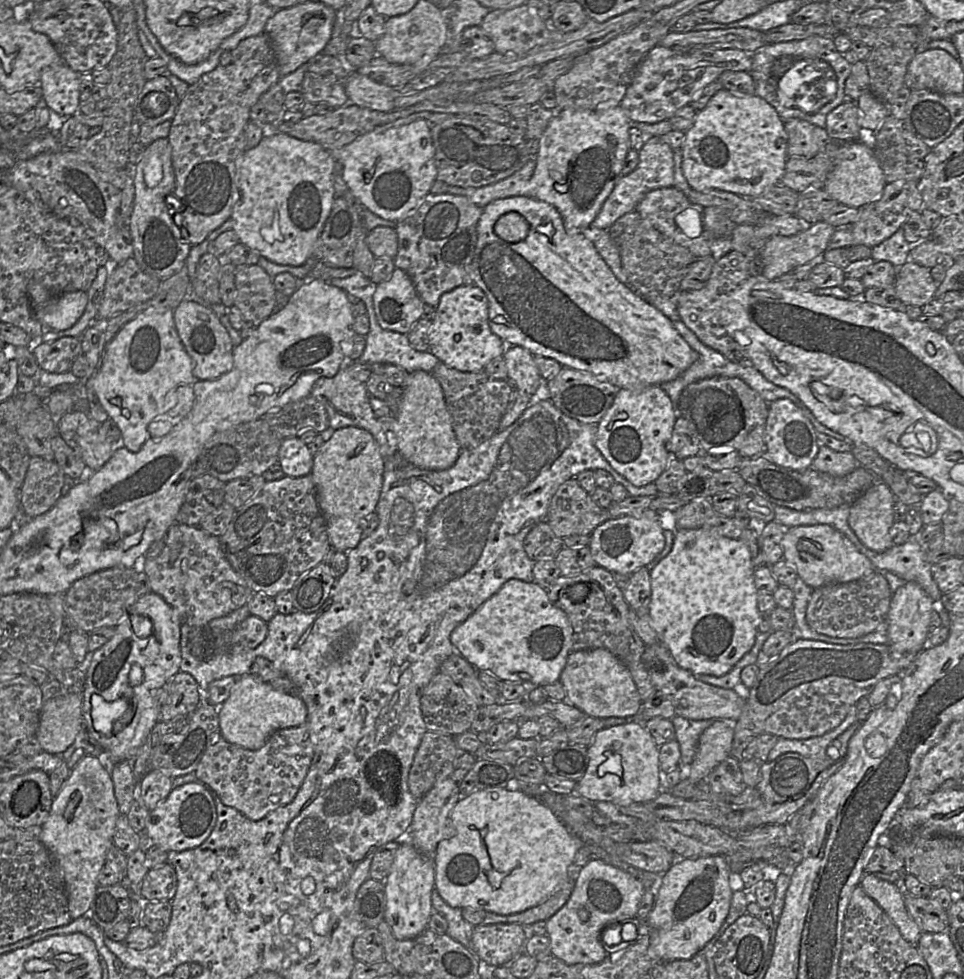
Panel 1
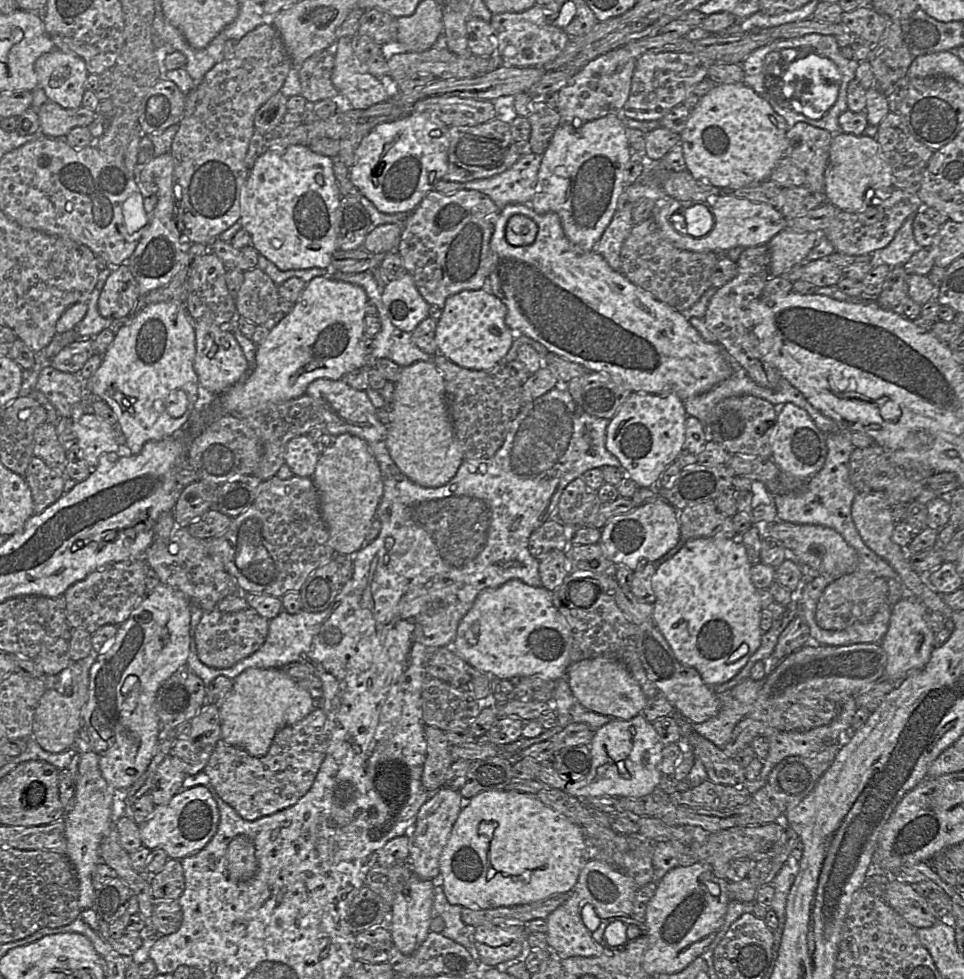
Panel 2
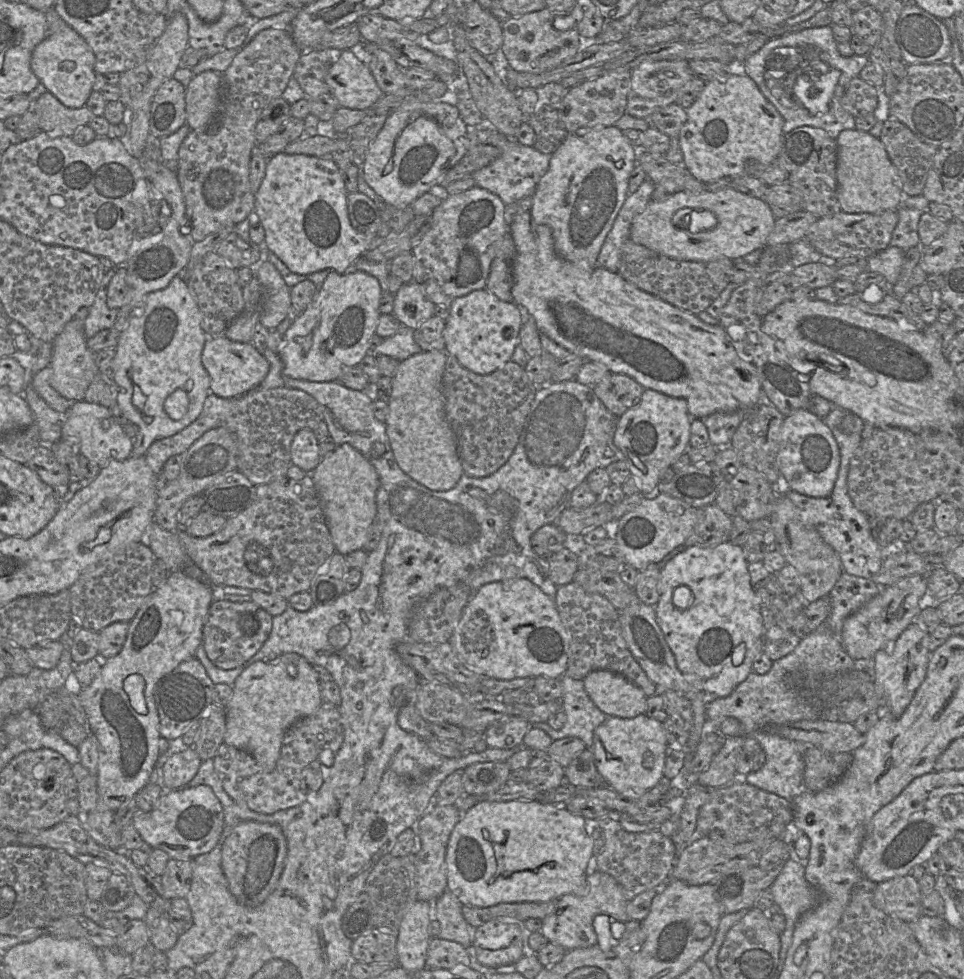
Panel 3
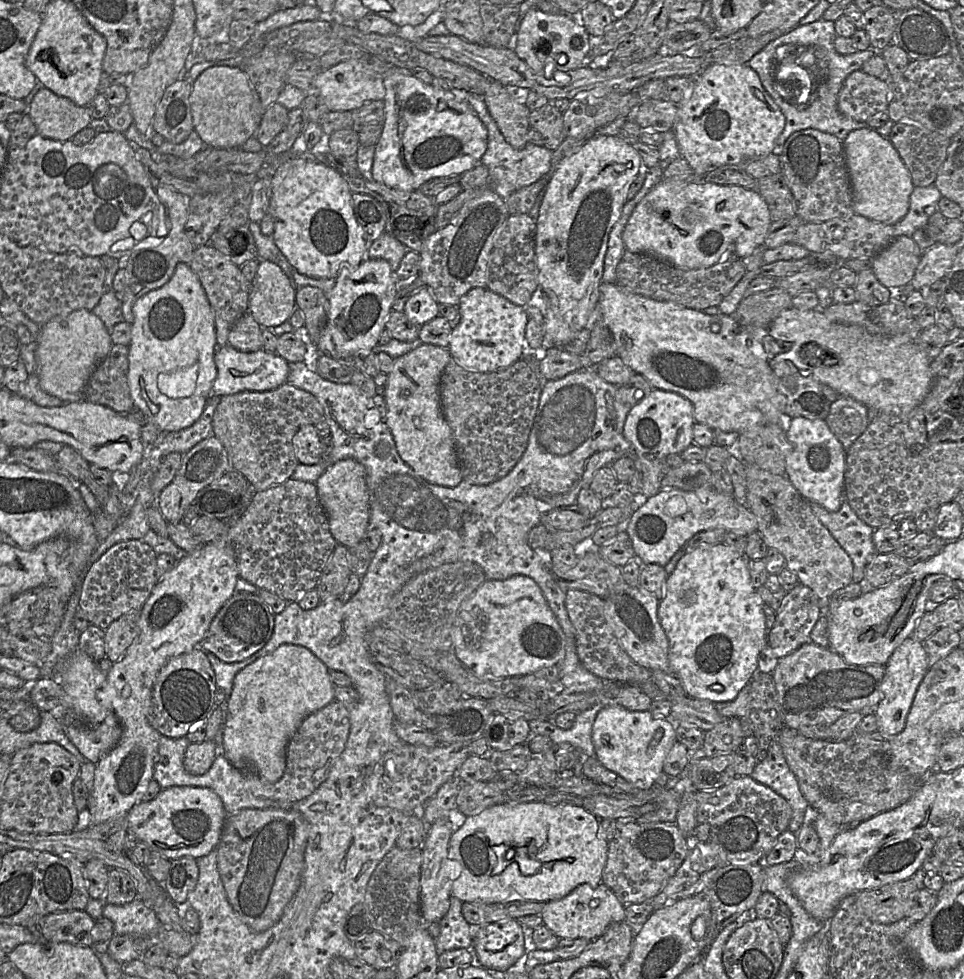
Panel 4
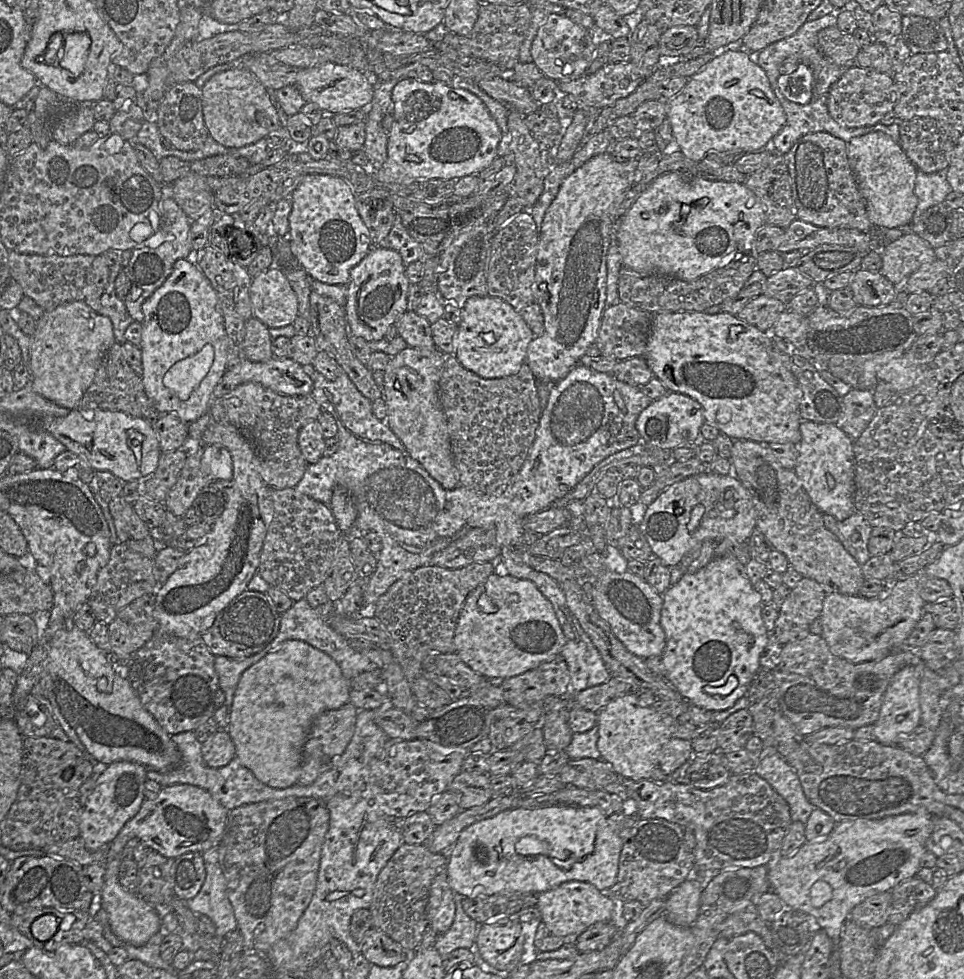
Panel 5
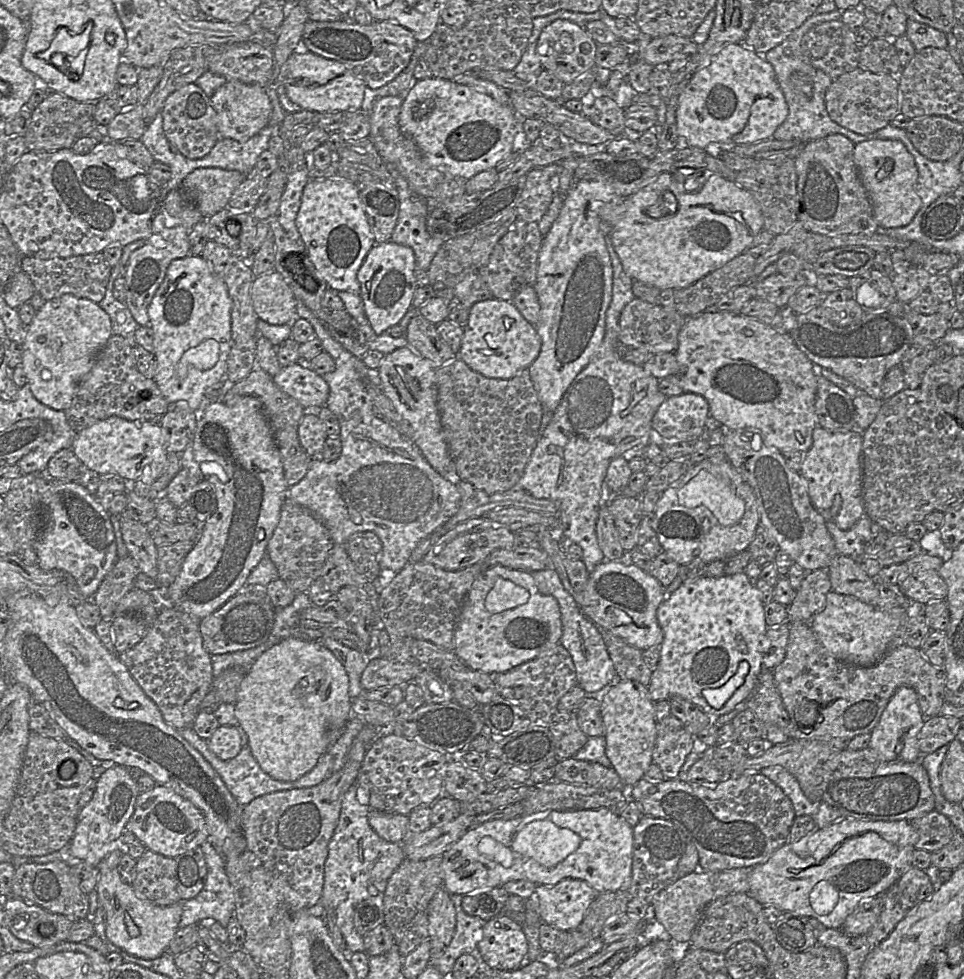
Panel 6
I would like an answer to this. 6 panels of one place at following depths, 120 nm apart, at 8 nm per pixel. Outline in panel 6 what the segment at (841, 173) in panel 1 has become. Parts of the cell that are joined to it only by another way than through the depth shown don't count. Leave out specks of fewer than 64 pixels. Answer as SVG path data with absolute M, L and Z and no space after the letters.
M899 140L863 141L855 144L853 159L879 228L889 229L908 225L921 207L921 199L916 193L918 169L904 144Z

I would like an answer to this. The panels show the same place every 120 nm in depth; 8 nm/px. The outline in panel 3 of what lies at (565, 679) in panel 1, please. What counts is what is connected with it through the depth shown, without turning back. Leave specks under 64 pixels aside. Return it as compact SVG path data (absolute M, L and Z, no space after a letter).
M595 670L583 683L590 699L607 716L634 718L647 710L647 696L643 690L619 674Z

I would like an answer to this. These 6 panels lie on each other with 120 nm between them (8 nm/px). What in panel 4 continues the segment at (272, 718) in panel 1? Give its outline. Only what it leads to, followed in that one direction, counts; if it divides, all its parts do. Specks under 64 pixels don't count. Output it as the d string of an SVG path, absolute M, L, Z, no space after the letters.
M282 644L272 653L258 658L234 678L222 728L224 756L241 773L257 773L264 781L277 782L286 767L286 750L291 737L308 715L335 700L334 687L328 667L306 647Z

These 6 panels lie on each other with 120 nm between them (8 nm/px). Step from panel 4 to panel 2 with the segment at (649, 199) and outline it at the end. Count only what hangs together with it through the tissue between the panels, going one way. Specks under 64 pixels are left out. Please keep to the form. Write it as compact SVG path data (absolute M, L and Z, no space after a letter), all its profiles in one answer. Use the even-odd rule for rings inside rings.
M721 193L711 201L705 202L681 202L667 197L657 204L652 213L656 224L663 236L676 248L692 252L715 252L726 253L735 247L756 247L765 245L779 232L784 230L787 219L773 206L766 203L752 202L748 199L738 198L733 194ZM695 204L709 206L714 216L713 229L704 236L694 237L687 233L687 230L679 229L672 223L672 216L682 208L689 209Z

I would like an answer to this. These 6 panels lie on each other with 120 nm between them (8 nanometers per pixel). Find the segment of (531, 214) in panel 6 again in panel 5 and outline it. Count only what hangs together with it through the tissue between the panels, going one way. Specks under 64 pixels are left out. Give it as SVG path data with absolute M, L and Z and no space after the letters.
M510 110L507 126L511 134L511 143L509 153L503 159L506 164L515 165L514 194L519 197L522 205L529 209L537 202L544 188L546 169L542 166L542 151L533 139L524 115Z

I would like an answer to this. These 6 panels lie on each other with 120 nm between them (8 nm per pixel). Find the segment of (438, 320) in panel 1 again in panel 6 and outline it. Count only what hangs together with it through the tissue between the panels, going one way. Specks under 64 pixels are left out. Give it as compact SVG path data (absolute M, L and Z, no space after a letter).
M492 298L476 302L469 309L469 319L457 358L473 371L487 378L510 379L529 369L541 350L541 337L511 301Z

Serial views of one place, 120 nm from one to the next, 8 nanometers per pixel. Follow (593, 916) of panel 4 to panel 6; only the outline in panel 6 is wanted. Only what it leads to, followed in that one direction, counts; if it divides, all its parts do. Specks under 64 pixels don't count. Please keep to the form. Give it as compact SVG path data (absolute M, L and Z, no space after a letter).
M570 877L553 886L537 885L535 890L542 921L564 931L580 925L597 894L586 881Z

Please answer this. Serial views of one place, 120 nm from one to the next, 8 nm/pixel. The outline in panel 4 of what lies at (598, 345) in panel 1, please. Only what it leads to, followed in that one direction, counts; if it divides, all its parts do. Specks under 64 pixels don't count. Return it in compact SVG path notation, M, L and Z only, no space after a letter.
M603 282L600 286L599 298L599 321L601 320L609 329L613 343L615 345L616 356L620 357L624 364L630 367L636 374L643 375L653 388L665 391L675 392L691 401L694 408L694 419L696 423L707 425L712 430L721 430L724 432L742 433L748 429L765 426L767 424L780 424L784 426L788 418L785 415L785 398L777 389L777 379L775 378L767 360L756 357L747 347L746 343L740 343L739 337L740 324L734 315L708 315L703 311L684 307L672 301L658 301L639 294L627 291L619 287L616 283Z

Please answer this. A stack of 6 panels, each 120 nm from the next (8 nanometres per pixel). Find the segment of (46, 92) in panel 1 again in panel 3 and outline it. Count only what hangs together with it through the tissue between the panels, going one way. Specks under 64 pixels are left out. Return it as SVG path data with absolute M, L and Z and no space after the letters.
M54 8L46 12L48 35L33 50L31 68L47 91L51 92L64 106L81 108L93 91L95 80L95 54L85 39L69 26Z

